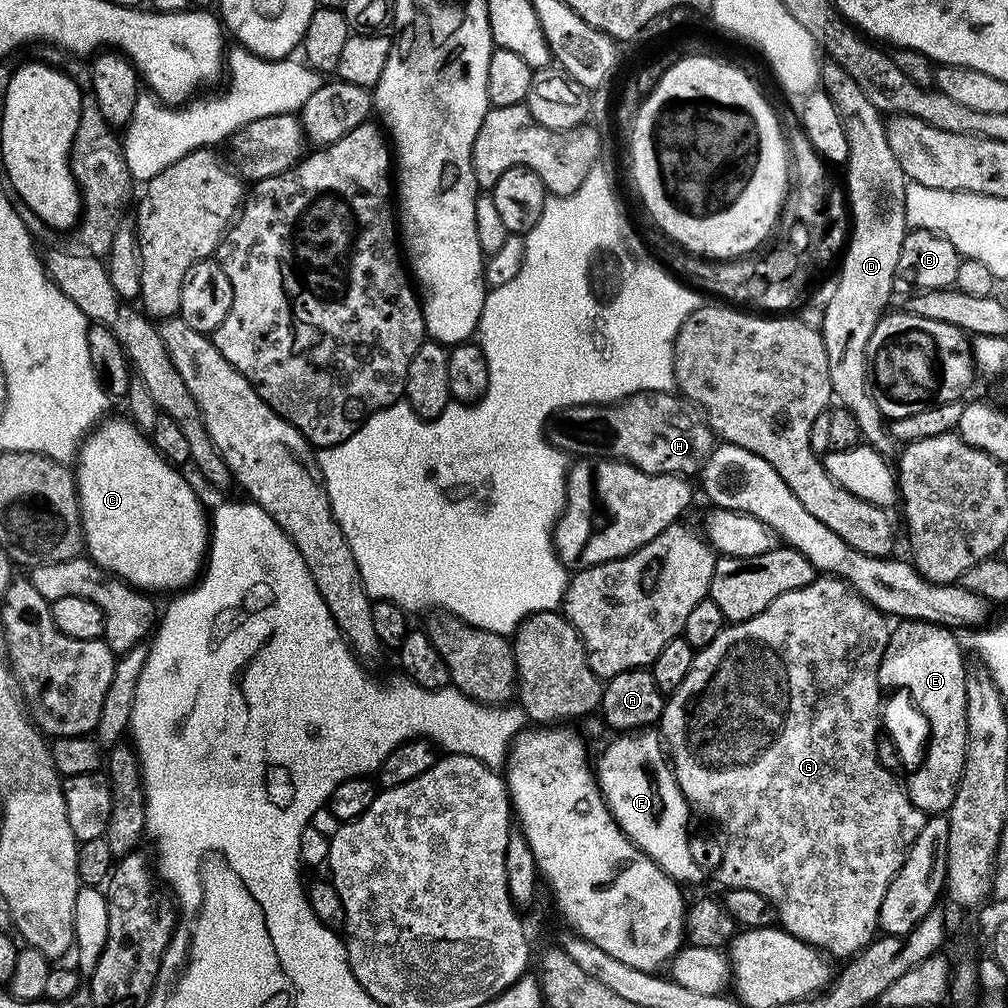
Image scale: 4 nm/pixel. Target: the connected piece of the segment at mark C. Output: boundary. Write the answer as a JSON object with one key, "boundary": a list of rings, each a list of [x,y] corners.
{"boundary":[[[128,418],[105,419],[84,437],[74,464],[87,555],[120,579],[149,594],[176,594],[196,583],[206,564],[210,516],[179,467],[162,458],[151,439]]]}

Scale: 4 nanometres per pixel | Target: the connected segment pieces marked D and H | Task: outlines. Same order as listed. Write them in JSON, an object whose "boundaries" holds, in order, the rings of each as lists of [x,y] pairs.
{"boundaries":[[[[831,62],[821,63],[820,84],[830,102],[834,102],[834,110],[838,110],[842,130],[846,130],[846,200],[850,205],[850,235],[843,249],[844,265],[840,268],[836,293],[829,298],[818,327],[826,346],[833,397],[839,407],[854,414],[863,443],[891,457],[894,447],[892,434],[886,417],[872,397],[868,375],[868,343],[870,334],[874,334],[874,326],[878,326],[881,316],[889,307],[888,299],[894,296],[894,270],[898,266],[898,253],[902,251],[904,234],[909,231],[906,222],[906,177],[902,166],[898,166],[894,158],[894,150],[890,150],[885,117],[874,106],[874,102],[862,94],[862,86],[858,86],[858,82],[846,74],[843,66]]],[[[640,392],[611,406],[564,408],[548,421],[546,439],[576,458],[621,460],[650,474],[683,474],[688,478],[699,473],[714,447],[714,433],[704,413],[692,401],[672,392]]]]}

